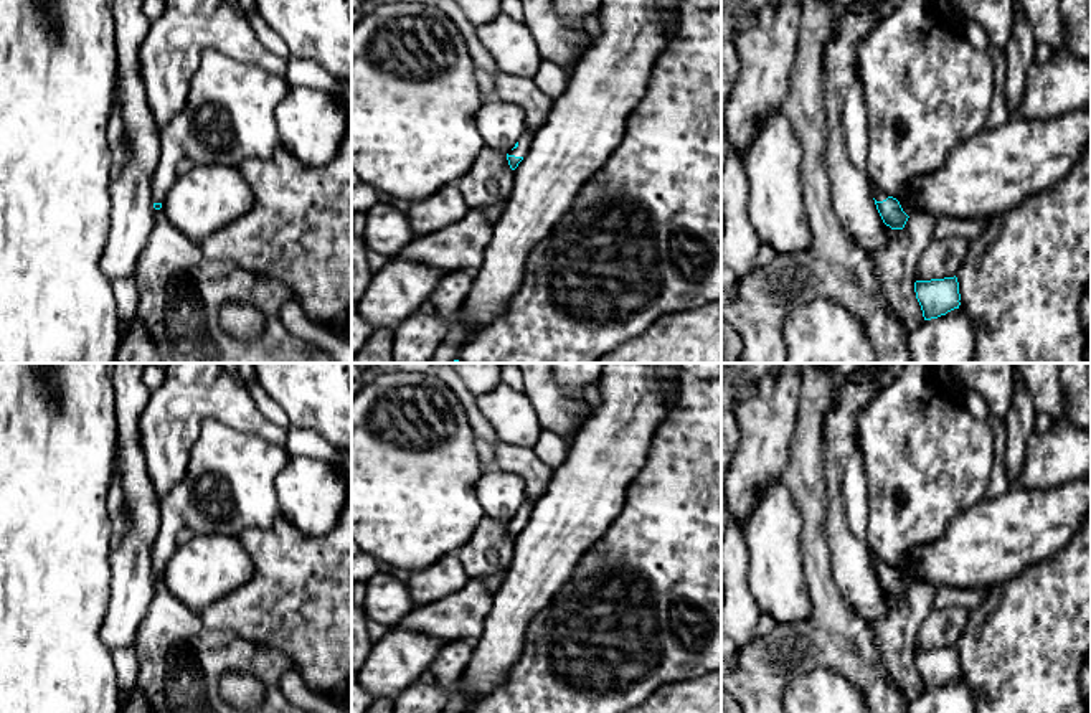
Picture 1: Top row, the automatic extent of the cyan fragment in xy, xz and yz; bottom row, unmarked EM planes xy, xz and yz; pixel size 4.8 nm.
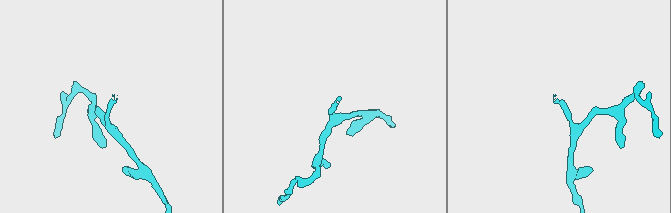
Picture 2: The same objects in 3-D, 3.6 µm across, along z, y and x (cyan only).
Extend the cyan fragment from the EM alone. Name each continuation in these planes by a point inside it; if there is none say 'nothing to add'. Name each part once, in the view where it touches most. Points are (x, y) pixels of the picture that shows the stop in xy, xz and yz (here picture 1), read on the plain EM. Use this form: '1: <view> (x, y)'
1: xz (527, 507)

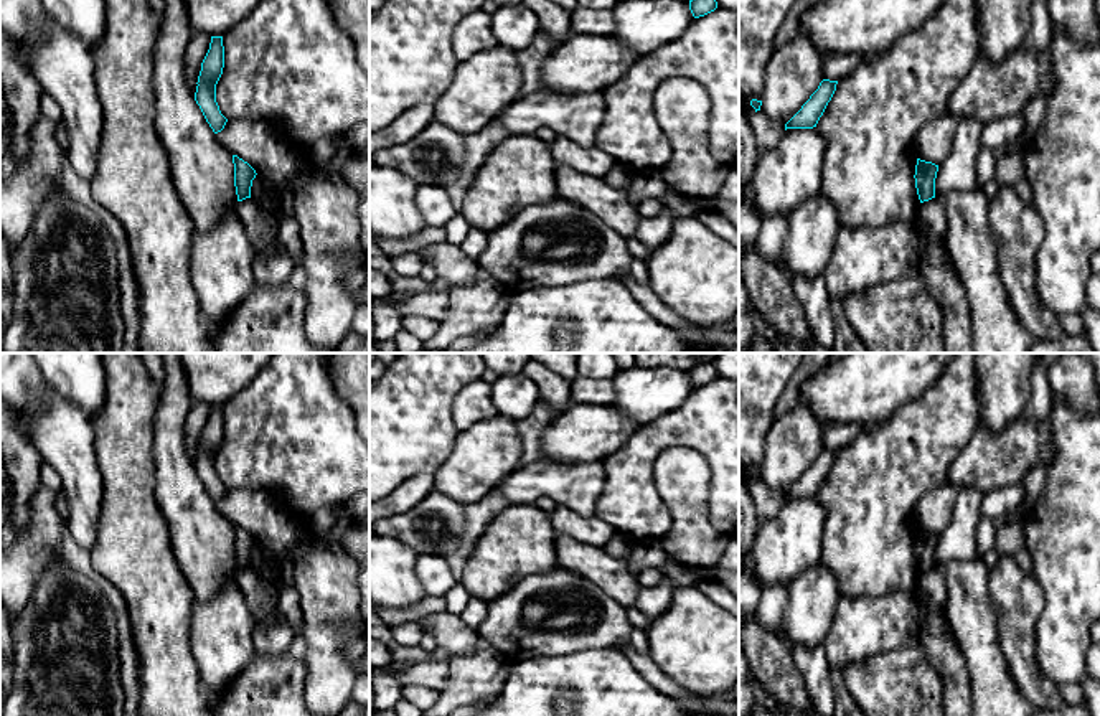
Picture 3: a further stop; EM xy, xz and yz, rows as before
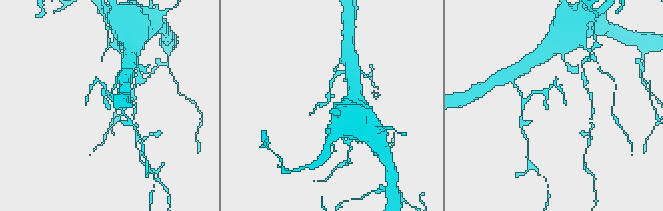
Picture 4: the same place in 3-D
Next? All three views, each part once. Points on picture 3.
nothing to add

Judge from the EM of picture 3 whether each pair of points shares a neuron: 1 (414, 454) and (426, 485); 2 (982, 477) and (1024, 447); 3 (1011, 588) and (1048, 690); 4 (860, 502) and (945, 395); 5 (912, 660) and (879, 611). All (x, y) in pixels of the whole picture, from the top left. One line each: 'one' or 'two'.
1: two
2: one
3: one
4: one
5: two

